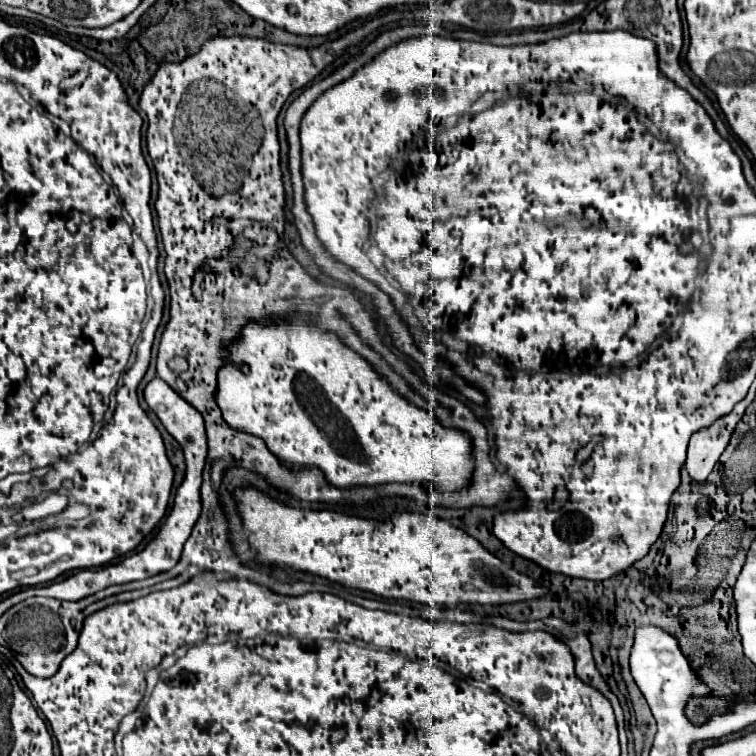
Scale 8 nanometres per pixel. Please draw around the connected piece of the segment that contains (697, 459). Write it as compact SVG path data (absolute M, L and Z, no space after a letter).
M750 395L744 401L740 401L740 405L736 405L730 415L716 419L710 427L700 429L692 435L688 445L686 471L694 481L706 481L706 477L712 473L714 465L718 463L720 455L730 443L736 423L742 419L748 405L750 405Z

